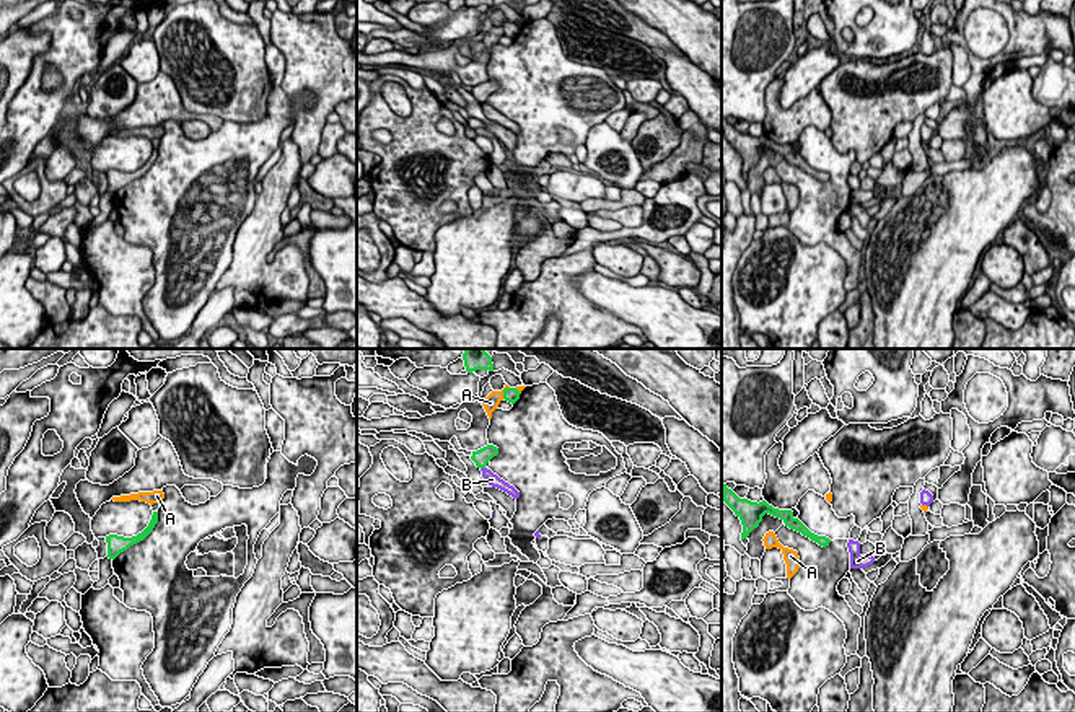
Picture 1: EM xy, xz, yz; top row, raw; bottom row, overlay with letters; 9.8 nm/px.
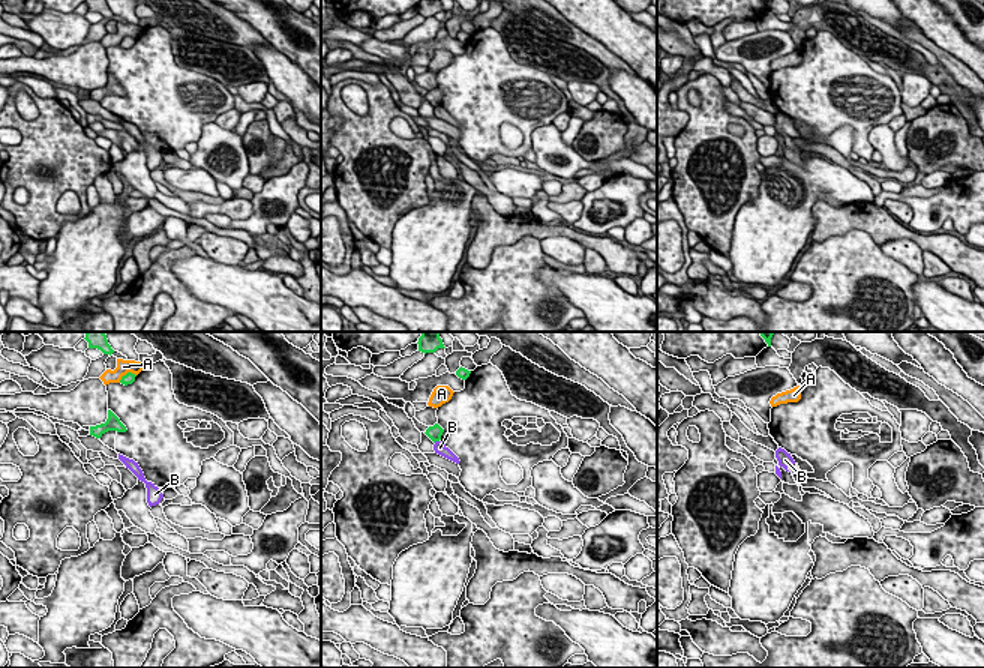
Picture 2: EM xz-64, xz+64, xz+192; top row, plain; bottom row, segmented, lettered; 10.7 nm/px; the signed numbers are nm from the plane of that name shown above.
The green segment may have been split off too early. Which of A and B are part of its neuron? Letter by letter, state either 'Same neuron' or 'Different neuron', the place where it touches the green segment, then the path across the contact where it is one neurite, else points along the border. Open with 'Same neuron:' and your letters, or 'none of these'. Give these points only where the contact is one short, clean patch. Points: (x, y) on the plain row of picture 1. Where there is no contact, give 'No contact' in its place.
Same neuron: none of these
A: Different neuron. Touches green at xz (504, 26)
B: Different neuron. Touches green at xz (482, 101). Boundary: xz (484, 101), (481, 105)

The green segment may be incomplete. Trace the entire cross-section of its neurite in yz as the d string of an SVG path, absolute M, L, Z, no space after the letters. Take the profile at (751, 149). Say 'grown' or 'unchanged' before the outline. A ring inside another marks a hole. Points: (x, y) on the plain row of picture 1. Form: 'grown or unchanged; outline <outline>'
unchanged; outline M722 119L722 130L723 137L741 155L743 160L741 176L748 173L749 168L759 161L762 152L769 148L775 153L780 153L790 165L801 168L803 171L810 173L811 176L818 178L823 182L829 181L831 178L829 173L811 168L798 153L793 152L792 145L774 143L766 135L757 138L748 134L739 134L731 124L726 122L726 119Z

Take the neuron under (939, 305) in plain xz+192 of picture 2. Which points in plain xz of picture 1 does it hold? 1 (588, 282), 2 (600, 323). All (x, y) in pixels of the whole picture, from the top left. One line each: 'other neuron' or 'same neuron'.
1: same neuron
2: other neuron

